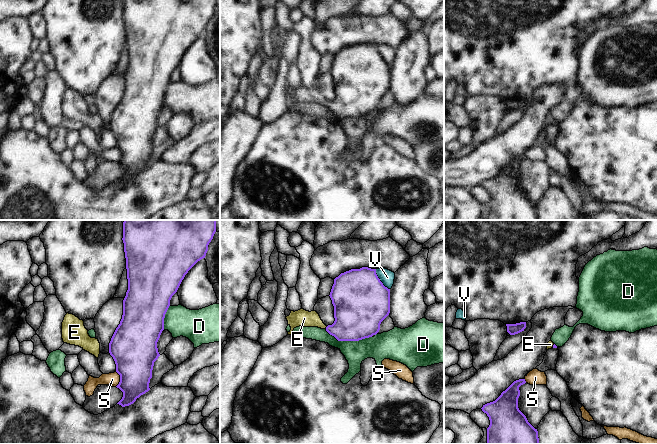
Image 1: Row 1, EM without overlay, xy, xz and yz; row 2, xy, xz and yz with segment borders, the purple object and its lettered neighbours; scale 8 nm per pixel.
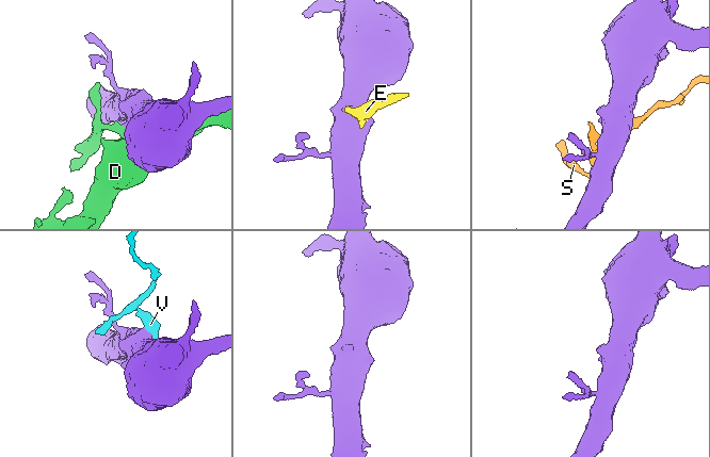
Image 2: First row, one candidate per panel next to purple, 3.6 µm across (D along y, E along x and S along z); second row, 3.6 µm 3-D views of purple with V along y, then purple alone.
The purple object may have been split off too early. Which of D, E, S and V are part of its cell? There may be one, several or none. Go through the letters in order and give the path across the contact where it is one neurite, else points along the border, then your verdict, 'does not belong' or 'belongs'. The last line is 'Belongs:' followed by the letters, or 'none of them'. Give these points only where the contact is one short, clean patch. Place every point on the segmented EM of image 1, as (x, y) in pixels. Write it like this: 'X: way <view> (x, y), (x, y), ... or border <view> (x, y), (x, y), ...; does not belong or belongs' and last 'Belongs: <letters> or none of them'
D: does not belong
E: way xz (355, 316), (344, 327), (326, 327), (312, 319), (304, 318); belongs
S: does not belong
V: does not belong
Belongs: E

